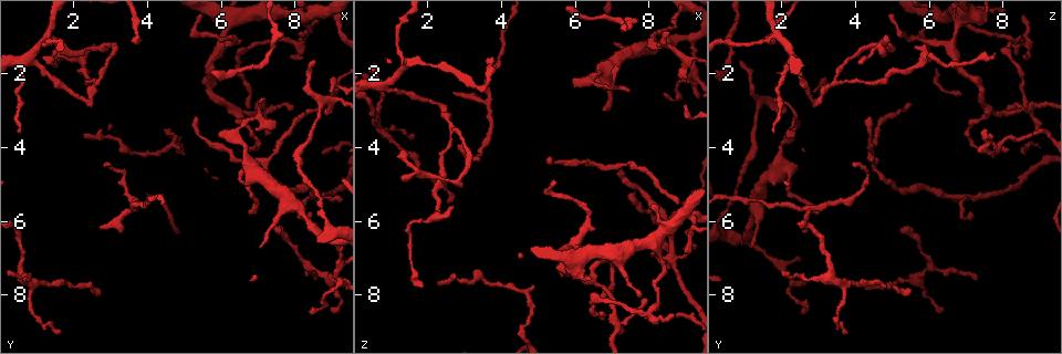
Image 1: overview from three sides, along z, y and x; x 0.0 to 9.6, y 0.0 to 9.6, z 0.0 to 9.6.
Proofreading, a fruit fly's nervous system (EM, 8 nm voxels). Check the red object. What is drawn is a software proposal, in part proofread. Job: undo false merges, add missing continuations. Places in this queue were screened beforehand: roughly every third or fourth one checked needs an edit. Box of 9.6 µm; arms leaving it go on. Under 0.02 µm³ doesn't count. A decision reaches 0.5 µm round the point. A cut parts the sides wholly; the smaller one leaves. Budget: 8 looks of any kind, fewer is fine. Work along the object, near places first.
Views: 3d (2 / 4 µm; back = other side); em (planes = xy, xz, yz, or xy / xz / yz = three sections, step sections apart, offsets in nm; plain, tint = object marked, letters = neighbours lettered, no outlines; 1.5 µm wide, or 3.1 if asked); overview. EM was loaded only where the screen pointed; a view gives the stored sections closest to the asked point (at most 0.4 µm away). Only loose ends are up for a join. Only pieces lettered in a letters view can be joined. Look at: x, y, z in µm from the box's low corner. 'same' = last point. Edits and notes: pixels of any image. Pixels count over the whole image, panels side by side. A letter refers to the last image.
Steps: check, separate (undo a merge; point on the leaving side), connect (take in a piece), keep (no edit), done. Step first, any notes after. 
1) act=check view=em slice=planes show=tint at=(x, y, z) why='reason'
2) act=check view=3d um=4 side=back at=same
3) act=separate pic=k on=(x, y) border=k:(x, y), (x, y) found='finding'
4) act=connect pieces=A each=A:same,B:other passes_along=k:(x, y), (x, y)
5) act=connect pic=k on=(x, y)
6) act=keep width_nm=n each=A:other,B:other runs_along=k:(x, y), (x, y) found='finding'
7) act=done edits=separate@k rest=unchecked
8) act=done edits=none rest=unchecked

act=check view=em slice=planes show=plain at=(2.60, 2.25, 3.40) why='arms part here'

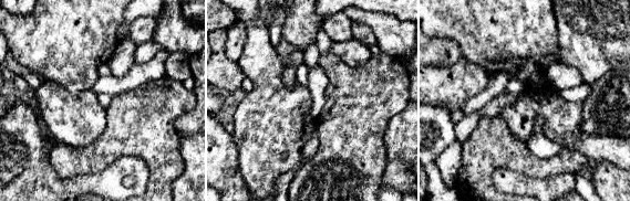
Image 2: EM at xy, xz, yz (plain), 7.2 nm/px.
act=check view=em slice=planes show=tint at=same why='with the object marked'

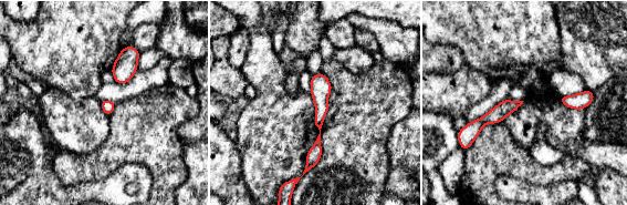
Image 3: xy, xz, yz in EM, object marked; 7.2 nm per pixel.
act=check view=em slice=planes show=letters at=same

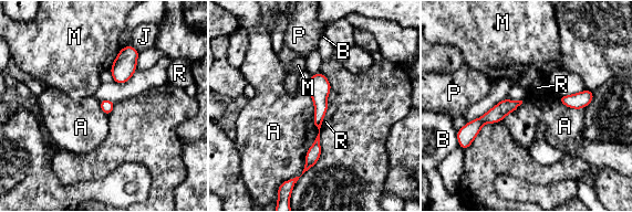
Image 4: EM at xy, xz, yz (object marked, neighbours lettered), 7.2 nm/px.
act=keep each=A:other,B:other,J:other,M:other,P:other,R:other runs_along=4:(316, 76), (319, 83), (318, 148) found='continuous, no second cell'

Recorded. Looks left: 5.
act=check view=3d um=2 at=(2.65, 1.30, 5.55) why='thin end'

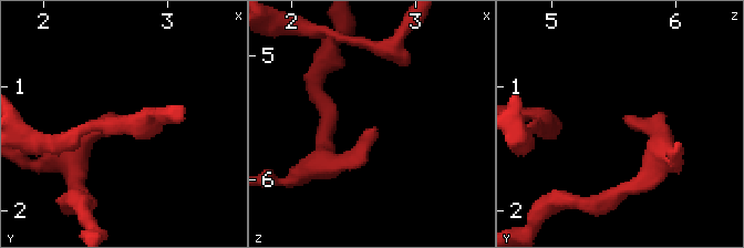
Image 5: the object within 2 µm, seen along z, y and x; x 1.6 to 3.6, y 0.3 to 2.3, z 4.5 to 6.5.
act=check view=em slice=planes show=letters at=(2.66, 1.28, 5.58)

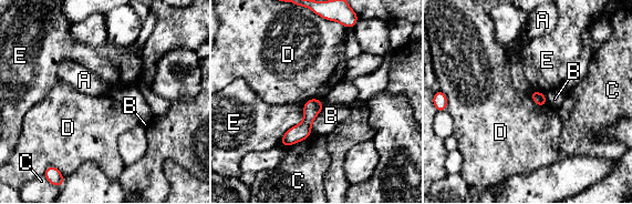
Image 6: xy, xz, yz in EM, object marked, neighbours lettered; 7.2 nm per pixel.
act=keep each=A:other,B:other,C:other,D:other,E:other border=6:(303, 102), (318, 99), (322, 103) found='no lettered piece goes on from it'

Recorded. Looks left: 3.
act=check view=em slice=planes show=letters at=(2.55, 7.95, 5.55) why='long arm stops here'

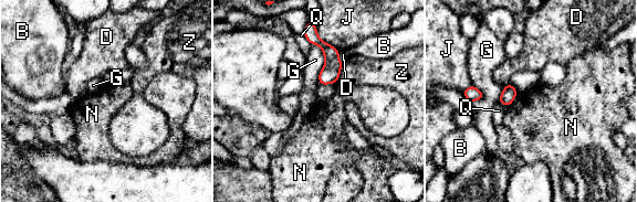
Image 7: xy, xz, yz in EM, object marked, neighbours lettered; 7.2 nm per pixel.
act=keep each=B:other,D:other,G:other,J:other,N:other,Q:other,Z:other runs_along=7:(309, 27), (331, 53), (333, 81) found='none of them fits'

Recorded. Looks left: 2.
act=done edits=none rest=unchecked

